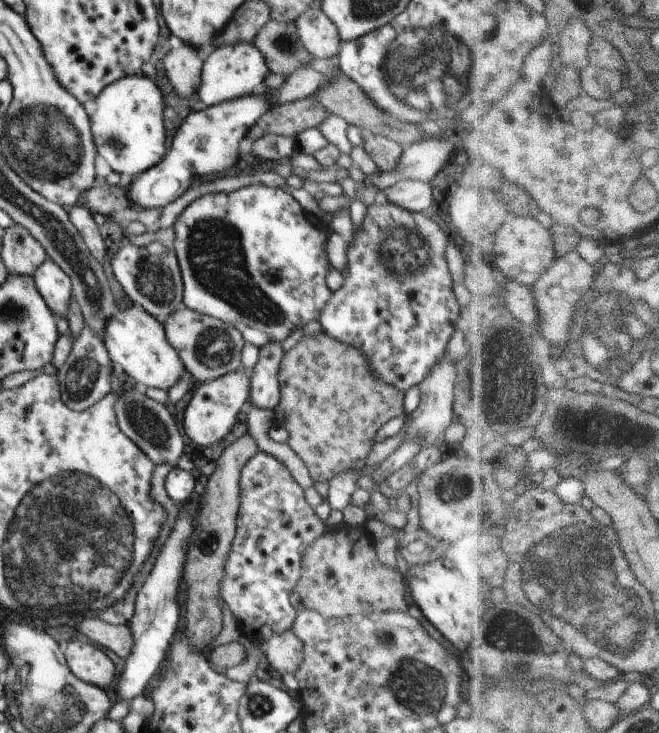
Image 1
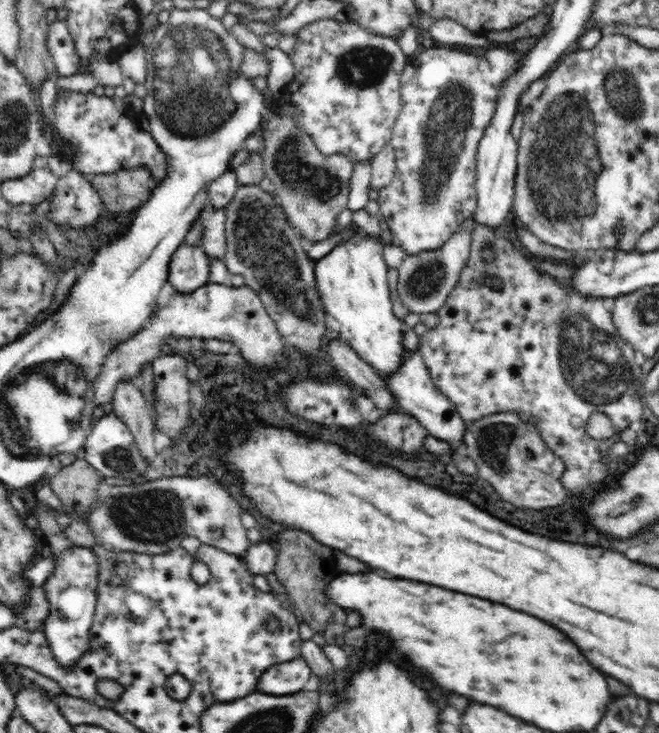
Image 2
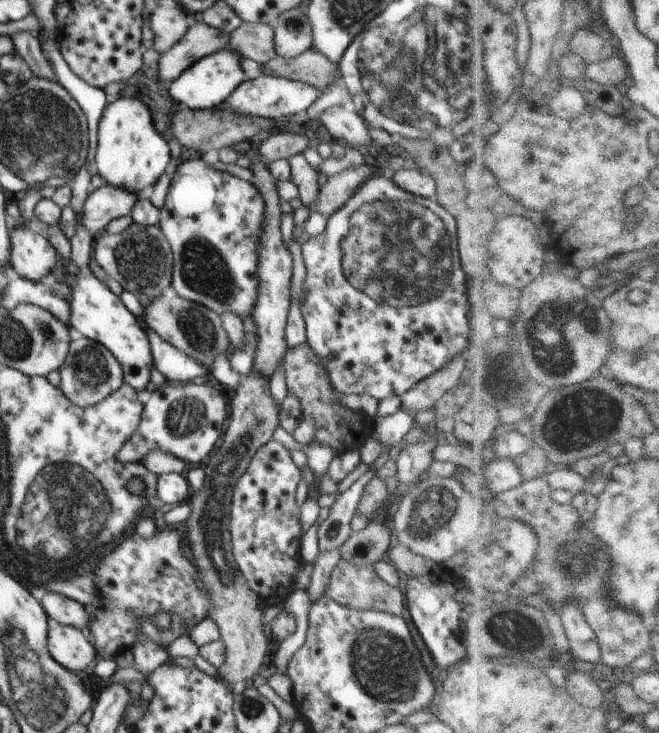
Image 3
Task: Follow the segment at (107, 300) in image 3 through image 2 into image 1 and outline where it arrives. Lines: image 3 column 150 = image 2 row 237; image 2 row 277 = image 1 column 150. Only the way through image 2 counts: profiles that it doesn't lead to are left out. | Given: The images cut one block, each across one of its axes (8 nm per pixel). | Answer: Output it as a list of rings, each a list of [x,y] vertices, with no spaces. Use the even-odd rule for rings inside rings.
[[[134,304],[126,310],[118,310],[106,322],[103,343],[113,364],[124,370],[129,381],[139,387],[153,386],[167,391],[187,375],[178,352],[166,338],[163,324],[146,311],[136,308]]]

